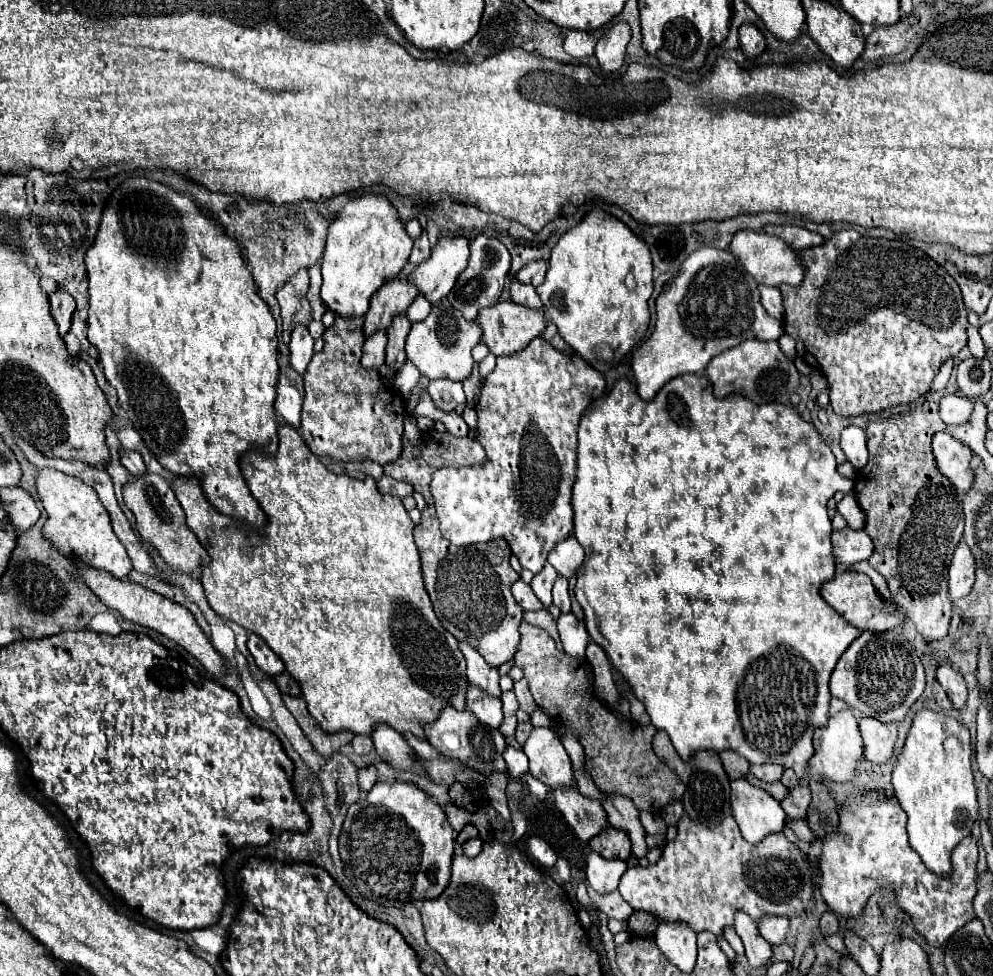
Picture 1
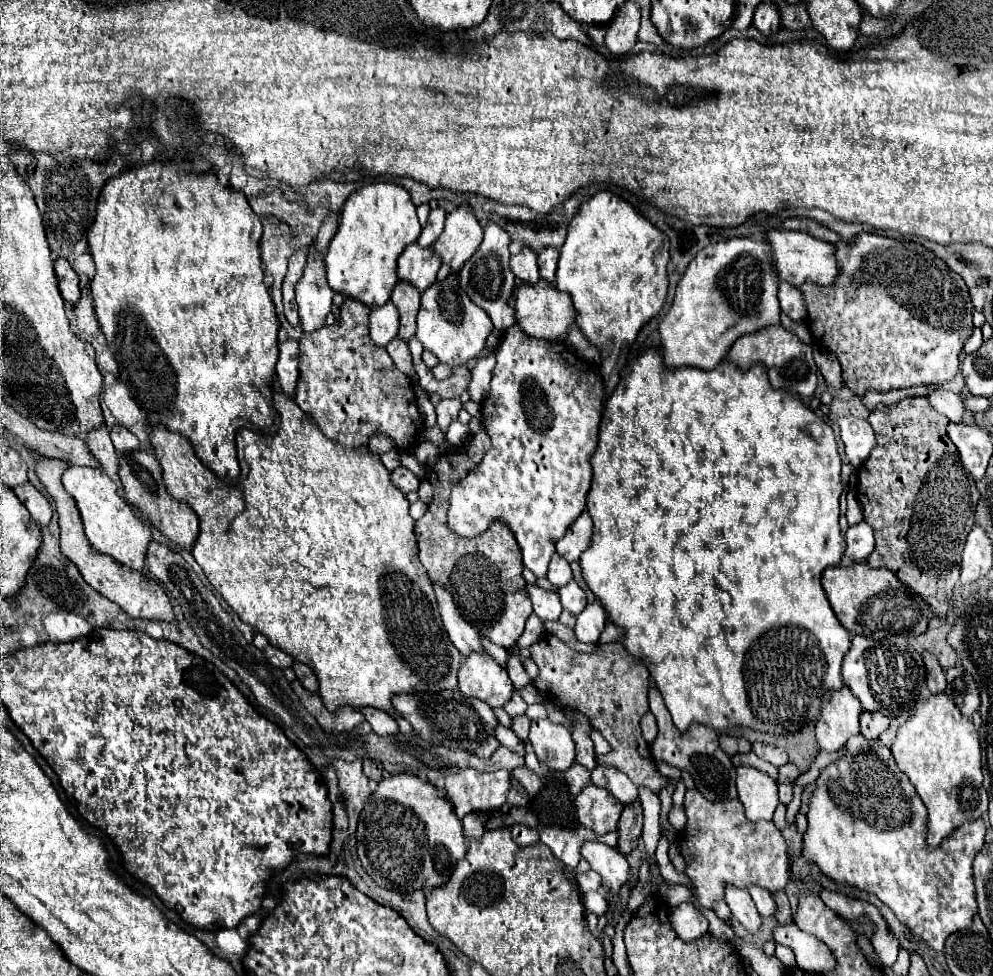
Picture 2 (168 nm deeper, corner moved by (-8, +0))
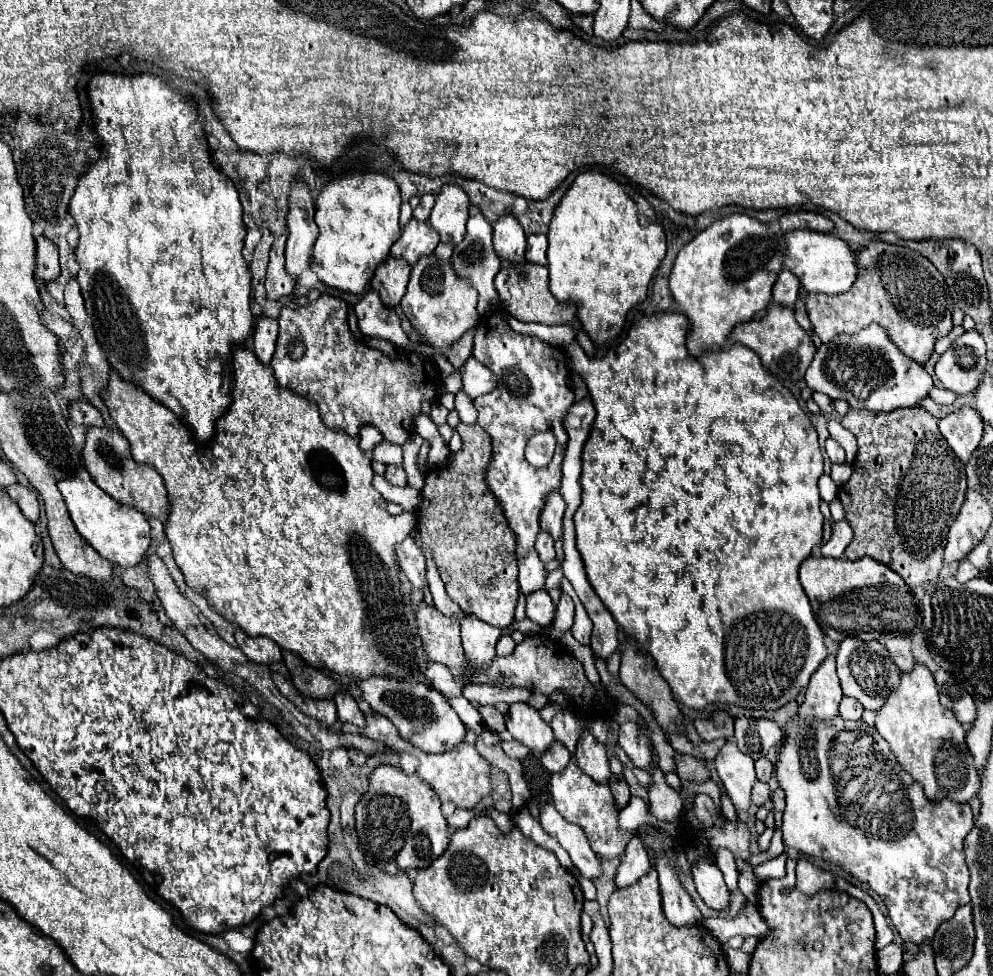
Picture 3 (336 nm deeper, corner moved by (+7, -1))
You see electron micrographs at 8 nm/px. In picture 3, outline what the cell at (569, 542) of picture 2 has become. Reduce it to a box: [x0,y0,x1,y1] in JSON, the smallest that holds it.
[540,493,566,541]

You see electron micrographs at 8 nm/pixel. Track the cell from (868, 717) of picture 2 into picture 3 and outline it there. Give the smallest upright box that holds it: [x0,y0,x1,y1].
[840,697,864,721]

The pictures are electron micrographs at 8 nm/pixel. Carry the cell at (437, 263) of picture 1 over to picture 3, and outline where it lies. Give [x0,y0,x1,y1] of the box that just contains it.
[428,185,468,245]

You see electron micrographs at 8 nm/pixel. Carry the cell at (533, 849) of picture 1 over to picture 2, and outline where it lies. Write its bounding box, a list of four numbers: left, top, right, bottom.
[539,826,595,868]

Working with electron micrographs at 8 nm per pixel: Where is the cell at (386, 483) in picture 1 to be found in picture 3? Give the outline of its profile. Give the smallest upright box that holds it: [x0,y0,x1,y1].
[384,467,406,487]

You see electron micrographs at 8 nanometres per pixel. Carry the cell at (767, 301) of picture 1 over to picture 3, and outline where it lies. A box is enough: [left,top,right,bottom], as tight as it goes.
[772,269,800,309]

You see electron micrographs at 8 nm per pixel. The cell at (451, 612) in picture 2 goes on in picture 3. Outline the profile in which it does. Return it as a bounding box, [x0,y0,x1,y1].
[396,537,432,605]

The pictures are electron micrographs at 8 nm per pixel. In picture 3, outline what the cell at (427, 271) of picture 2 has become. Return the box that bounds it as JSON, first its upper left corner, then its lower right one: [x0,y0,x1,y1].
[390,219,440,267]

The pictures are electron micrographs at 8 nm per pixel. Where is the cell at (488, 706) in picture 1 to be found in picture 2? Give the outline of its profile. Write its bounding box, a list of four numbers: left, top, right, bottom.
[459,652,513,706]

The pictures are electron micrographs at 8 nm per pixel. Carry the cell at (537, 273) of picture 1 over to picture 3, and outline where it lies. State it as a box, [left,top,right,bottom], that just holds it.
[526,235,548,265]

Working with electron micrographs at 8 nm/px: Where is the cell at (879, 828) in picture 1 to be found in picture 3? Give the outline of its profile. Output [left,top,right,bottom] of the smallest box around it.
[776,717,974,945]

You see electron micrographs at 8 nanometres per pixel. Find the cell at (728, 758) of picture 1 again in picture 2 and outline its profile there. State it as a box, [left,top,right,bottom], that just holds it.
[719,734,749,756]

